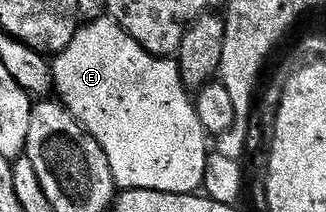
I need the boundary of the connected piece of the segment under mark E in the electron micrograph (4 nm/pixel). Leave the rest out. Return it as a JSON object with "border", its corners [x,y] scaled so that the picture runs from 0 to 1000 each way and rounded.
{"border":[[[334,75],[301,85],[291,104],[276,104],[267,123],[242,118],[227,146],[227,184],[187,245],[163,259],[160,307],[166,316],[166,420],[175,476],[199,500],[202,519],[230,566],[255,594],[282,646],[301,665],[307,698],[319,698],[319,736],[331,736],[331,774],[344,774],[344,821],[350,858],[374,896],[463,896],[466,906],[515,906],[518,915],[589,915],[623,892],[620,854],[632,825],[632,755],[638,703],[632,665],[638,637],[626,585],[613,585],[613,547],[595,505],[595,462],[586,429],[571,420],[564,377],[552,358],[552,321],[531,269],[482,274],[466,245],[445,236],[365,104],[353,104]]]}

